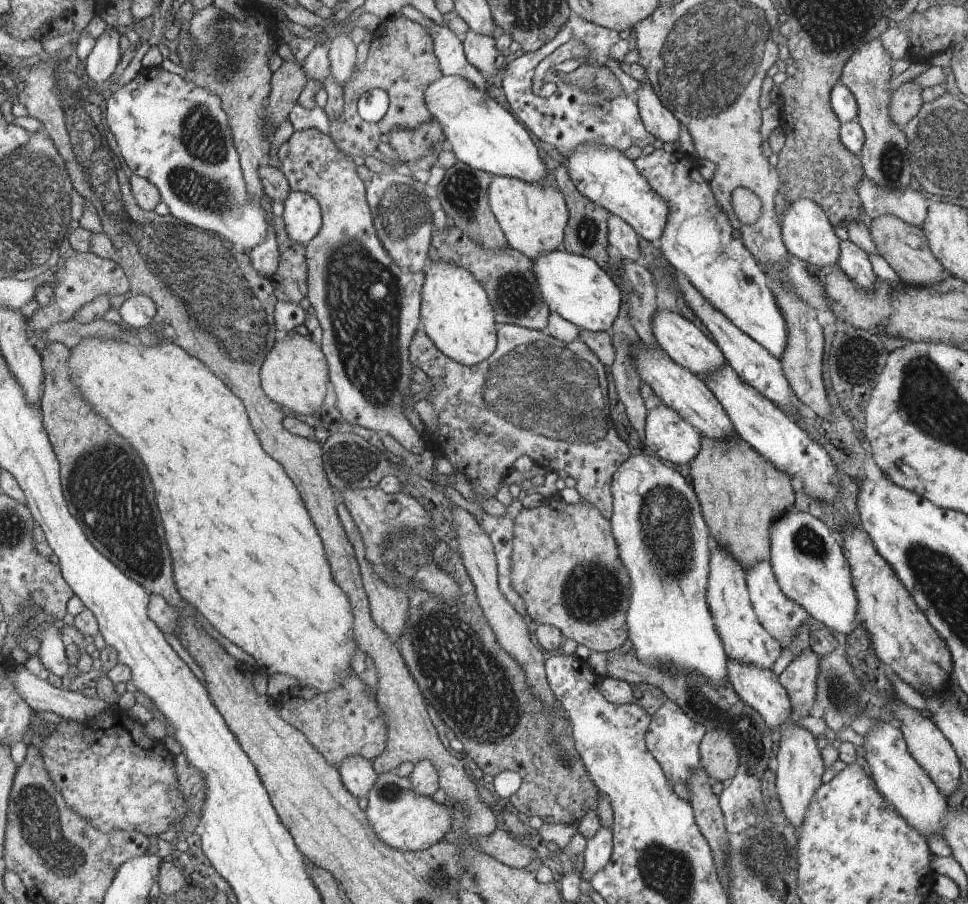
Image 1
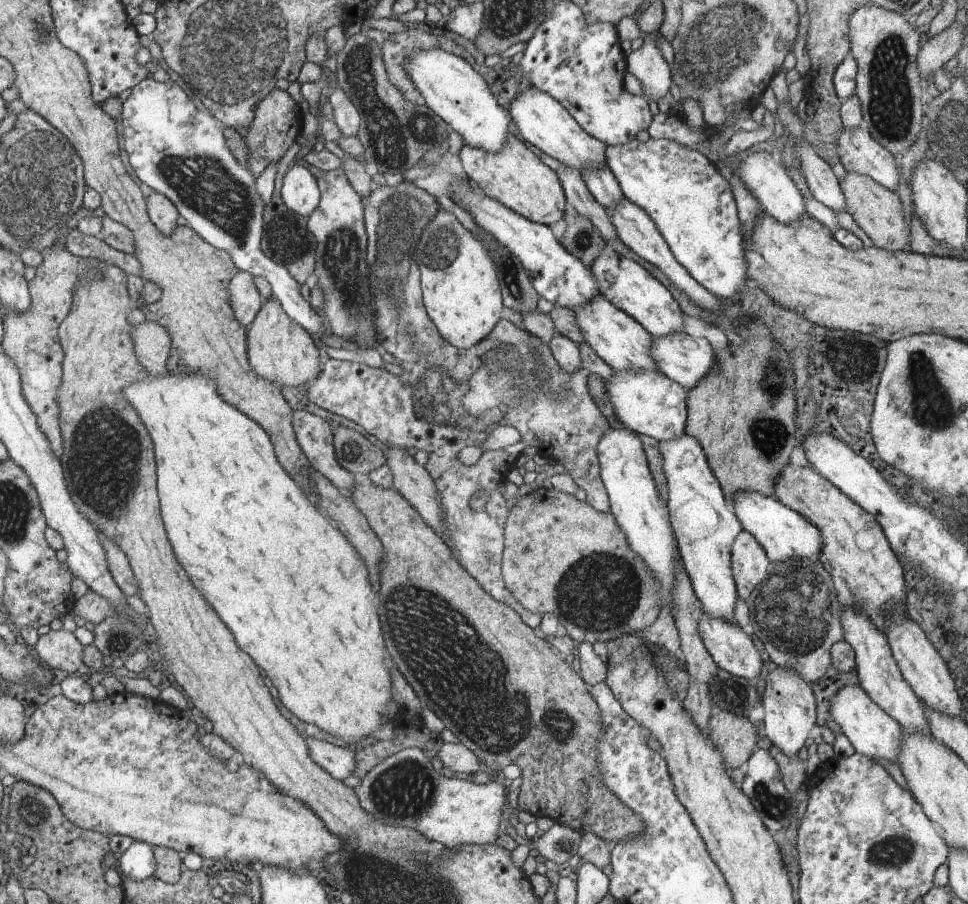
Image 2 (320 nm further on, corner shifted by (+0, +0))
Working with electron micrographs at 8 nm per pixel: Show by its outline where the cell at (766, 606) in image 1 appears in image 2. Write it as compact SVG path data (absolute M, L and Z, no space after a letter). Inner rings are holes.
M742 530L732 544L732 574L738 597L745 602L769 578L771 561L756 538Z

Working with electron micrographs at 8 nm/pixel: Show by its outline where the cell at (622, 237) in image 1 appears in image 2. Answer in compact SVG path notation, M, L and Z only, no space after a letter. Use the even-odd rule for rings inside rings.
M586 168L581 176L586 182L590 193L596 202L604 207L616 208L616 204L624 198L624 194L609 168Z

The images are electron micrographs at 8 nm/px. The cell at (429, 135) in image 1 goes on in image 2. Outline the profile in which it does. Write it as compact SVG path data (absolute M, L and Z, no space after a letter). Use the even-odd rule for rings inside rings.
M356 34L346 40L346 45L342 51L336 54L336 58L331 61L334 69L334 84L339 85L350 101L356 106L360 114L361 124L357 138L364 146L364 158L366 163L376 164L376 168L383 175L403 176L419 161L427 156L428 150L437 148L449 137L450 130L446 122L437 116L428 106L415 107L408 103L398 88L394 88L390 83L386 72L382 46L371 40L364 34Z

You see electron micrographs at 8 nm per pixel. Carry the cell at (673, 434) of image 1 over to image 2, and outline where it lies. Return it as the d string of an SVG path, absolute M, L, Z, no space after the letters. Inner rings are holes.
M640 369L614 371L612 378L605 383L612 408L626 429L654 438L659 443L670 442L685 434L688 392L663 373Z

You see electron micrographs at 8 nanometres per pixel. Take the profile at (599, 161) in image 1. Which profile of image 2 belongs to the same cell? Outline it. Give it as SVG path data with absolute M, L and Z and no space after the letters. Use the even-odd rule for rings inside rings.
M526 88L512 100L510 111L512 121L516 122L516 128L524 142L534 145L551 158L570 168L576 168L580 174L586 168L609 168L608 160L606 160L608 146L585 132L582 126L572 119L567 108L562 103L556 102L550 94L546 94L538 88Z

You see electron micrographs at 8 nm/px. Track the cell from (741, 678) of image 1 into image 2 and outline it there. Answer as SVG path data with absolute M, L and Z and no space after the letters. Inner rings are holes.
M702 614L700 620L699 632L702 636L702 641L706 650L713 659L713 662L719 669L730 674L748 679L751 682L756 682L763 667L763 661L760 652L750 637L748 629L738 628L732 622L726 620L718 620L718 618L710 618L708 614Z

